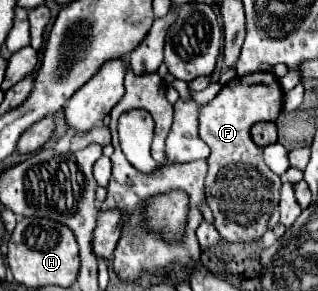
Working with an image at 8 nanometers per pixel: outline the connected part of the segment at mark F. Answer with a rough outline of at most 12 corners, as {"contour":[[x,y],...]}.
{"contour":[[272,72],[236,76],[202,108],[206,202],[228,242],[254,242],[282,180],[250,128],[276,120]]}

